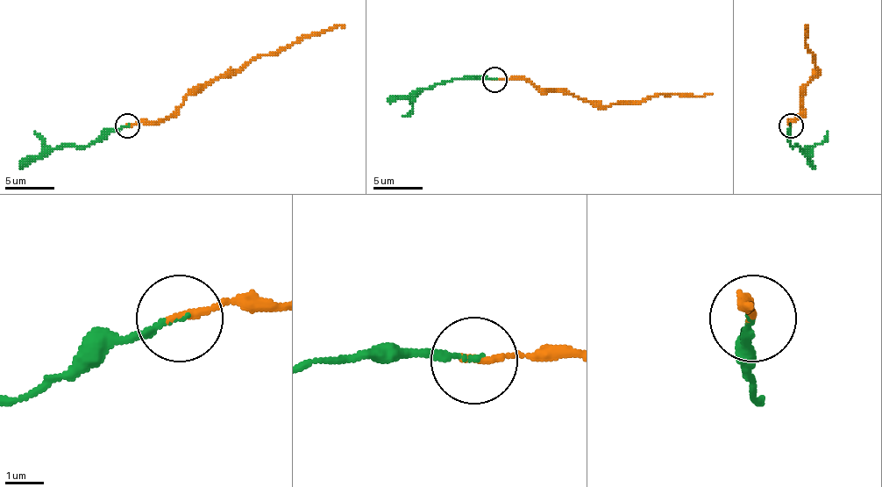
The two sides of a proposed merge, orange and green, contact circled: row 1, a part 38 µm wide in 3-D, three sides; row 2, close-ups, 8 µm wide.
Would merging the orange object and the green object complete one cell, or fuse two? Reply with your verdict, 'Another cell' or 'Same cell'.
Same cell

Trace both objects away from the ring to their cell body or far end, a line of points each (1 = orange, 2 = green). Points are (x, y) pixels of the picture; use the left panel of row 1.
1: (126, 126), (163, 121), (188, 94), (235, 72), (262, 54), (277, 54), (295, 42), (339, 25), (344, 27)
2: (126, 126), (106, 129), (84, 146), (50, 148), (20, 168)

